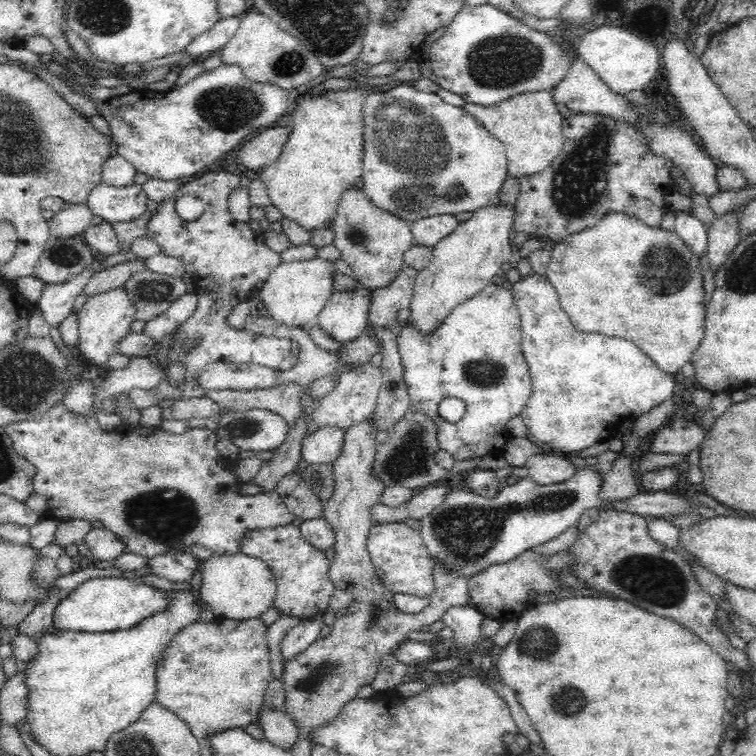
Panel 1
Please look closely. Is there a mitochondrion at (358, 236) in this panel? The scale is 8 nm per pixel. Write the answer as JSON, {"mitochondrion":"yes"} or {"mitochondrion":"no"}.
{"mitochondrion":"yes"}

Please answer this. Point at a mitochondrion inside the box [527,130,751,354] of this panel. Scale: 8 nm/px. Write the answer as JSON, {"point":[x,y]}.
{"point":[669,271]}

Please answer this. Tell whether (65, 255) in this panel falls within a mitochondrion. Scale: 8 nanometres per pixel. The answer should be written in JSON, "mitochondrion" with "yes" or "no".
{"mitochondrion":"yes"}

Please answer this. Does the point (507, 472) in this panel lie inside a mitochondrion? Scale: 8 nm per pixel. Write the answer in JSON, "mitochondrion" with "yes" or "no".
{"mitochondrion":"no"}

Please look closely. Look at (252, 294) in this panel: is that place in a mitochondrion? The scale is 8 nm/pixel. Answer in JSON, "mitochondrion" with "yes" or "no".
{"mitochondrion":"no"}

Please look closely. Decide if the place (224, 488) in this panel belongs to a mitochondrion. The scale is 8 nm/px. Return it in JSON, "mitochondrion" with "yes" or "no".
{"mitochondrion":"no"}

